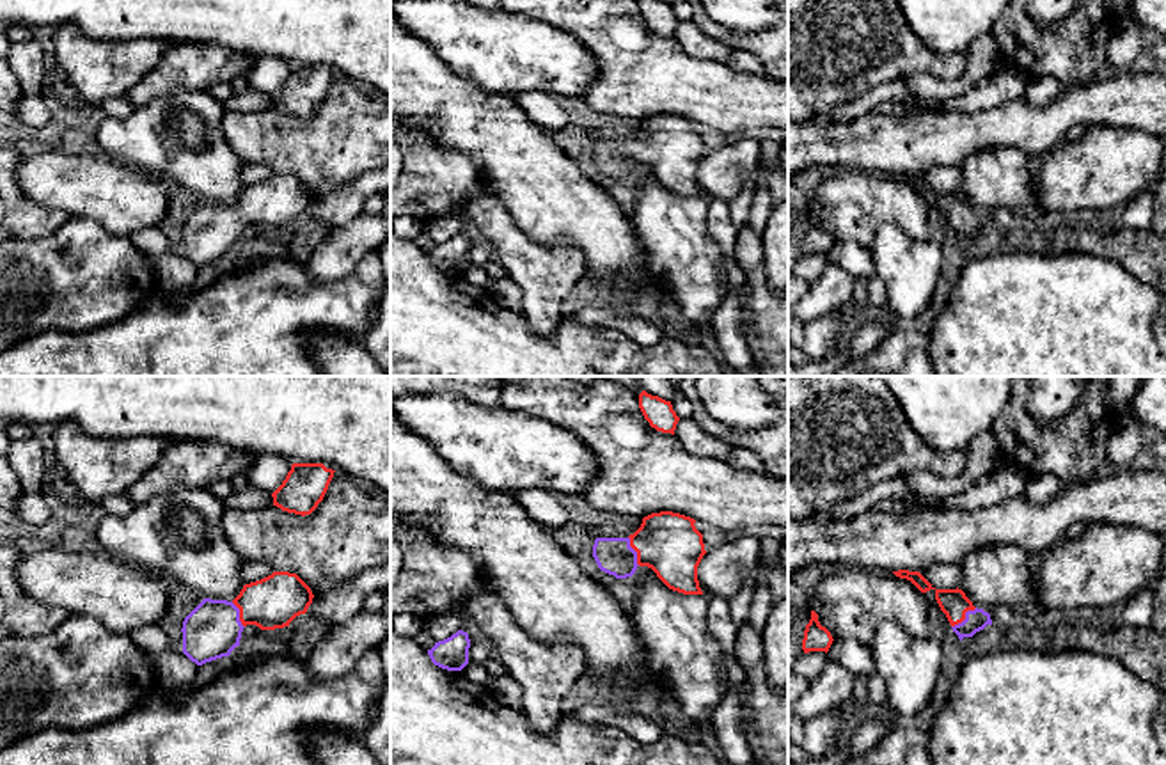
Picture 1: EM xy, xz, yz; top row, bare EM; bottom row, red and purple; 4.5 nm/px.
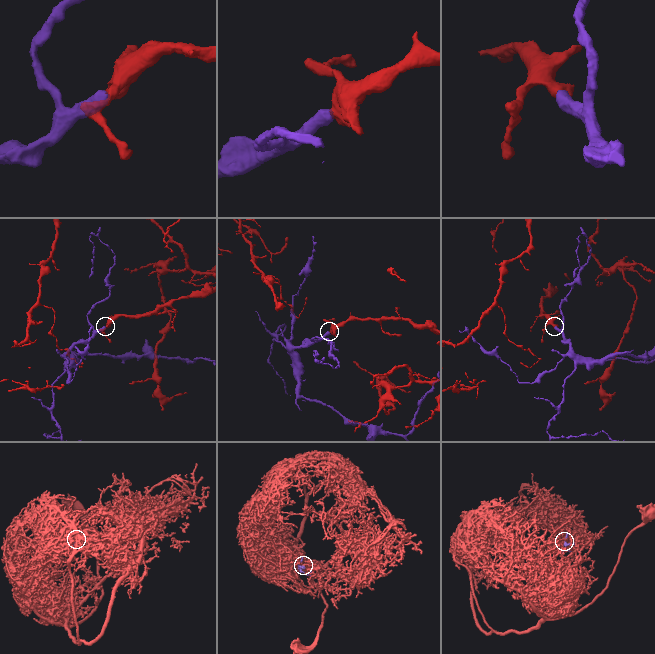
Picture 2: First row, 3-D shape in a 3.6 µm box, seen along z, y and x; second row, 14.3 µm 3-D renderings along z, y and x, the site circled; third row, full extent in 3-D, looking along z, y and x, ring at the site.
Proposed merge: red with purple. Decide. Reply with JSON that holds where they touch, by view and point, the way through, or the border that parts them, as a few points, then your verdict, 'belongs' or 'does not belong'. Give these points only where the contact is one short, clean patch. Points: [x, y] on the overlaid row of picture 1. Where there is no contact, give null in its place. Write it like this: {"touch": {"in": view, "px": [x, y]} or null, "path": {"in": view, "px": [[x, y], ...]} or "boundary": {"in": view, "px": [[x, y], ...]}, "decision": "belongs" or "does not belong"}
{"touch": {"in": "yz", "px": [964, 616]}, "path": {"in": "yz", "px": [[953, 602], [964, 616], [976, 620]]}, "decision": "belongs"}

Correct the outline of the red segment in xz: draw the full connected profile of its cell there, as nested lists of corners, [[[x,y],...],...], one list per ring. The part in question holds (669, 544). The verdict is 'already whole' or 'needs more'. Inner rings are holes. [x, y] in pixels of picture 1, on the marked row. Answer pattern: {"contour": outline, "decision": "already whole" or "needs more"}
{"contour": [[[673,511],[651,513],[628,538],[596,538],[593,557],[598,568],[626,579],[639,566],[651,568],[673,591],[703,595],[697,566],[706,554],[696,520]]], "decision": "needs more"}

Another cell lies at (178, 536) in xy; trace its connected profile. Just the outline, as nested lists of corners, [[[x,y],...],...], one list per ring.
[[[209,488],[153,497],[124,517],[101,520],[99,552],[177,580],[204,598],[232,602],[245,586],[243,561],[224,534],[224,508]]]

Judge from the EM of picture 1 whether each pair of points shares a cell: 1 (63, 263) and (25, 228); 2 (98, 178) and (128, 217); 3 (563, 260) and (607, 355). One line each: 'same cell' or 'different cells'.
1: different cells
2: same cell
3: different cells

